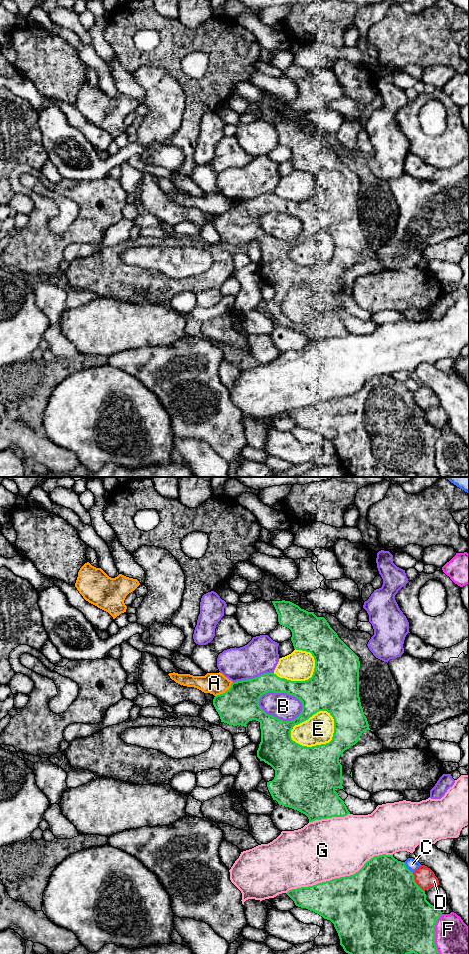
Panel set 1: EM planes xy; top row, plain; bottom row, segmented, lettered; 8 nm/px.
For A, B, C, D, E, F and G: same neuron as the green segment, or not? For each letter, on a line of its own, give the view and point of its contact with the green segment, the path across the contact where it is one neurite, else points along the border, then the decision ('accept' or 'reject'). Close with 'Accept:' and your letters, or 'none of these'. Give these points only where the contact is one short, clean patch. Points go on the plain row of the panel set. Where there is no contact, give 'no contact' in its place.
A: xy (225, 212) | along xy (232, 202), (224, 212), (215, 216) | reject
B: xy (284, 212) | reject
C: xy (406, 387) | reject
D: xy (415, 402) | reject
E: xy (308, 238) | reject
F: xy (434, 455) | reject
G: xy (340, 397) | reject
Accept: none of these

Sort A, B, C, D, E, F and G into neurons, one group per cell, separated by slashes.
A / B / C / D / E / F / G

